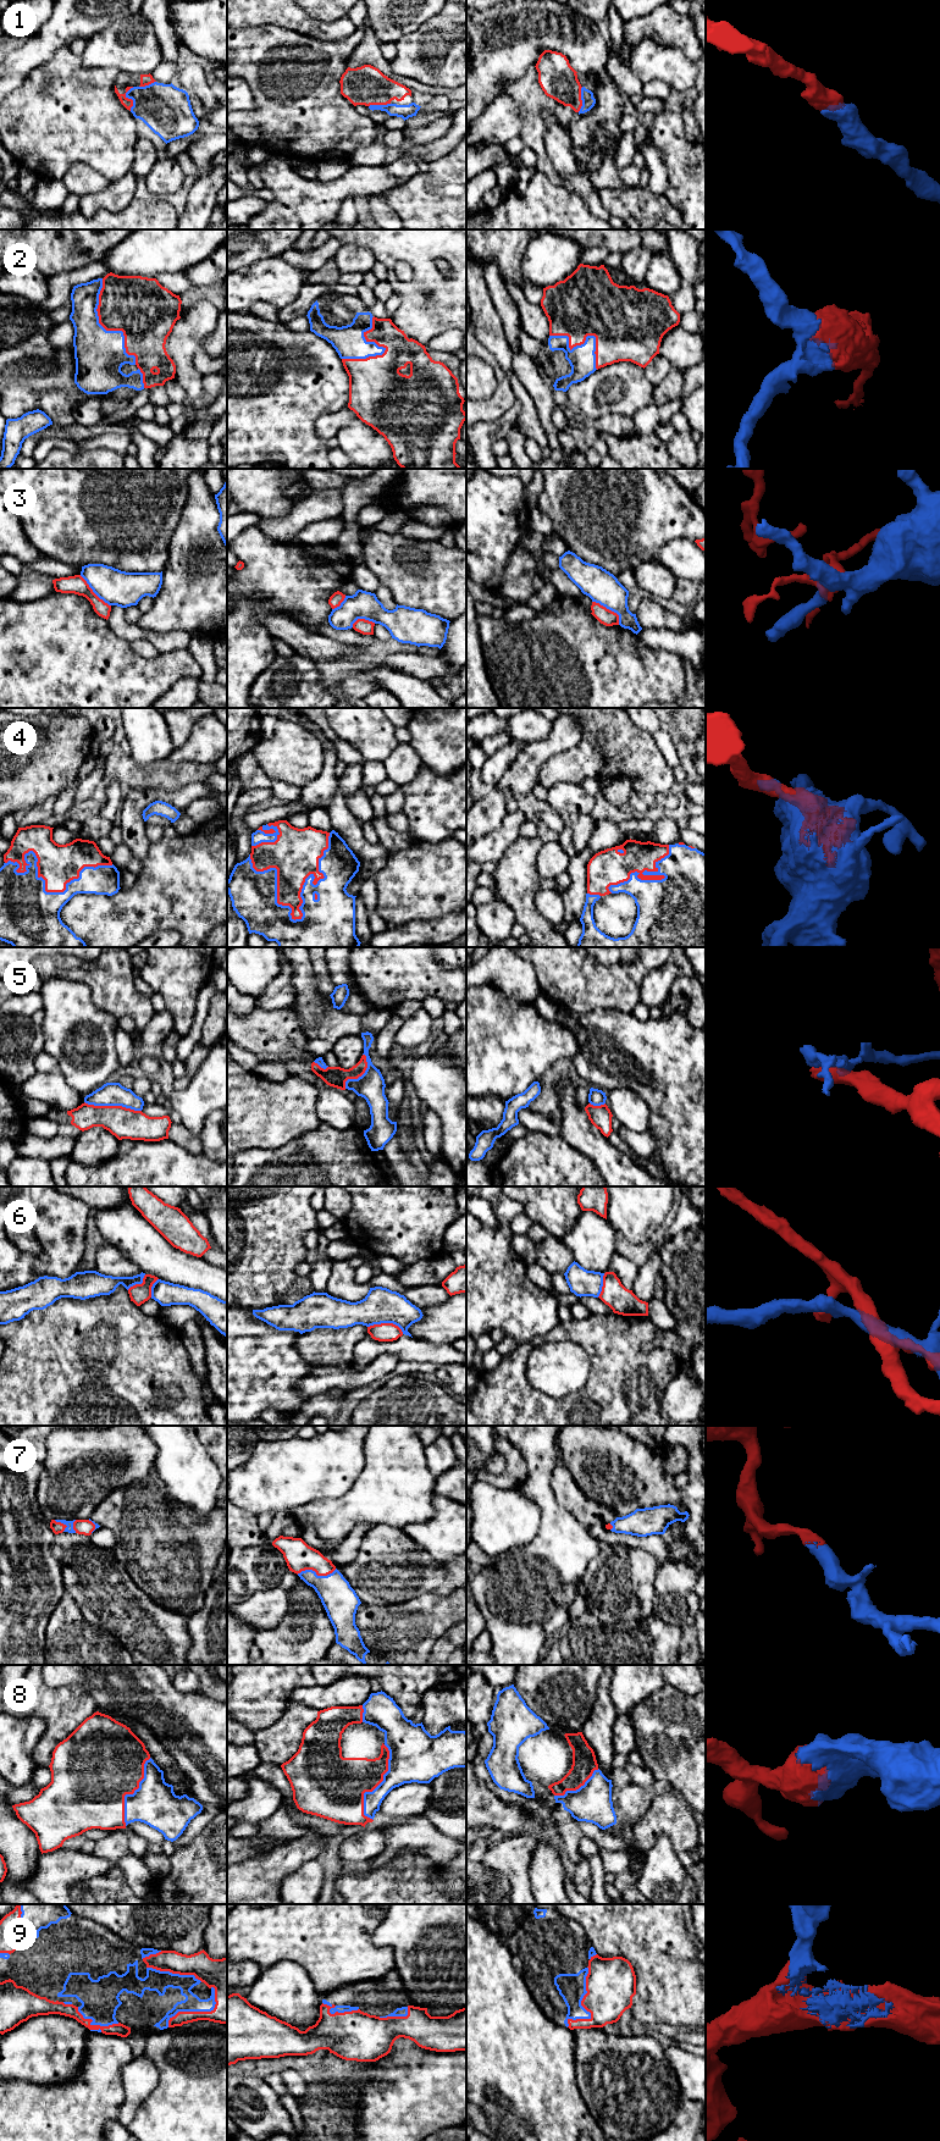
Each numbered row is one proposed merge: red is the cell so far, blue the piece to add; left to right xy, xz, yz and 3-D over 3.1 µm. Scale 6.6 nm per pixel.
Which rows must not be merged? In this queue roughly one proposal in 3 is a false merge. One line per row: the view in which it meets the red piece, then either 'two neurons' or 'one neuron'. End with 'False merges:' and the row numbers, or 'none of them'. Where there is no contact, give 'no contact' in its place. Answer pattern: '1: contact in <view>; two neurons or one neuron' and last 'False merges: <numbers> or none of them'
1: contact in xy; one neuron
2: contact in xy; one neuron
3: contact in yz; two neurons
4: contact in xz; one neuron
5: contact in xy; two neurons
6: contact in xz; two neurons
7: contact in xz; one neuron
8: contact in xz; one neuron
9: contact in yz; one neuron
False merges: 3, 5, 6

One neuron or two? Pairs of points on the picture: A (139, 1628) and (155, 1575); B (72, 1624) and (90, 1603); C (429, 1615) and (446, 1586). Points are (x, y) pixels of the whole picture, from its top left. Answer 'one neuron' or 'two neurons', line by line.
A: two neurons
B: two neurons
C: two neurons

